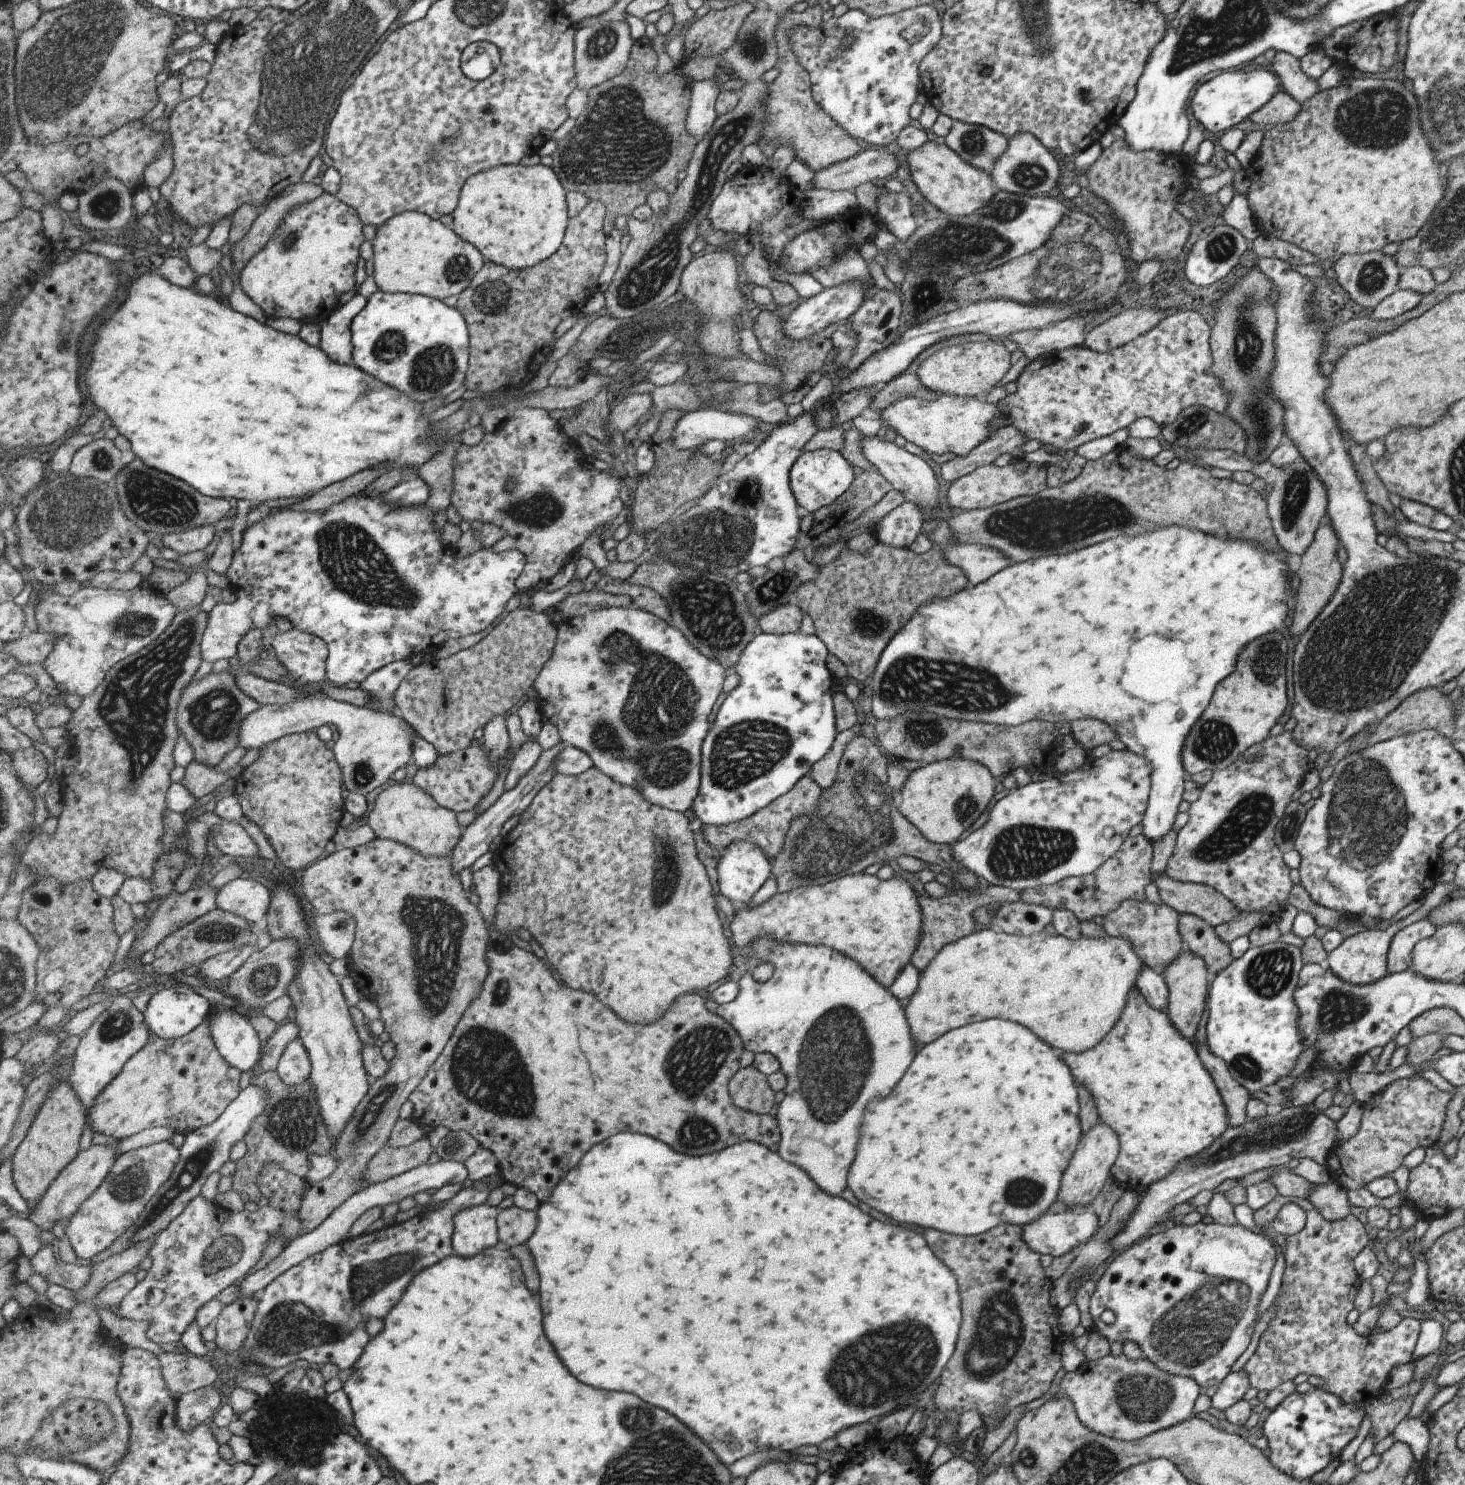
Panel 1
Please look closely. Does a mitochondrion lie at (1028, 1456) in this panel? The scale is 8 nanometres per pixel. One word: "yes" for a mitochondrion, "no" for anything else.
yes

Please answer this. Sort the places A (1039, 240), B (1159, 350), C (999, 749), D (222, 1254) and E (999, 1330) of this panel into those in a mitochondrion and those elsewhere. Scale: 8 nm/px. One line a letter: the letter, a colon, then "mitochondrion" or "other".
A: mitochondrion
B: other
C: other
D: mitochondrion
E: mitochondrion

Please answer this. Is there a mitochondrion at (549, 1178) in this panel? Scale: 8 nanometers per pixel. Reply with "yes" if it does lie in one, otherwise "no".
no

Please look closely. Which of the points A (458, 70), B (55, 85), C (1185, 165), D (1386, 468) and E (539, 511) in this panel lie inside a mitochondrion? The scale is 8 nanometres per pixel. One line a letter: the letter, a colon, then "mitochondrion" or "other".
A: other
B: mitochondrion
C: other
D: other
E: mitochondrion

